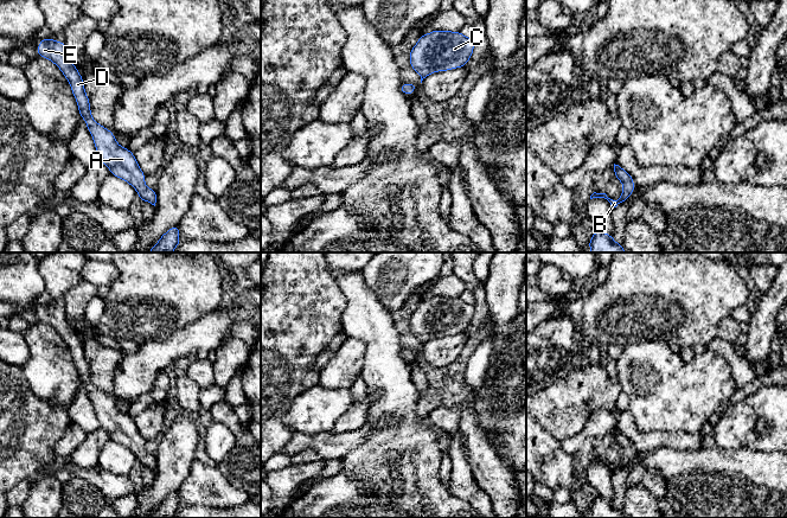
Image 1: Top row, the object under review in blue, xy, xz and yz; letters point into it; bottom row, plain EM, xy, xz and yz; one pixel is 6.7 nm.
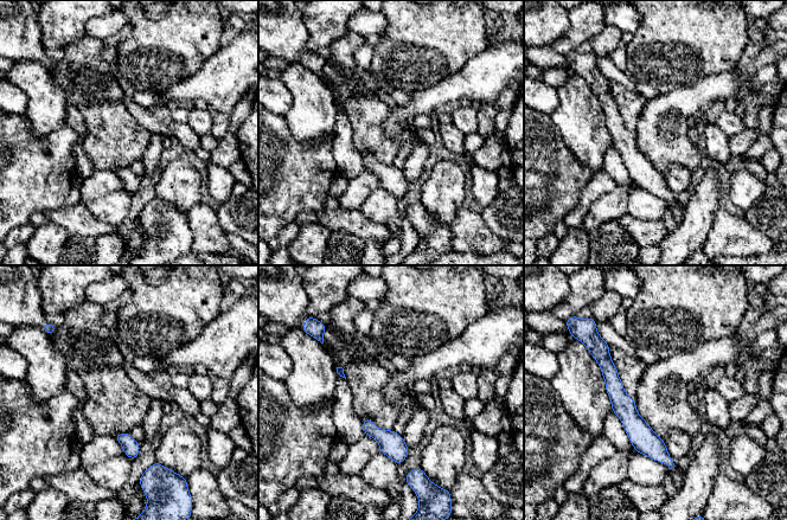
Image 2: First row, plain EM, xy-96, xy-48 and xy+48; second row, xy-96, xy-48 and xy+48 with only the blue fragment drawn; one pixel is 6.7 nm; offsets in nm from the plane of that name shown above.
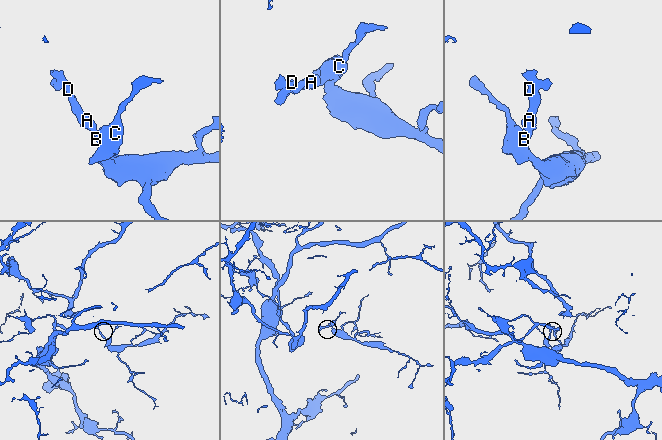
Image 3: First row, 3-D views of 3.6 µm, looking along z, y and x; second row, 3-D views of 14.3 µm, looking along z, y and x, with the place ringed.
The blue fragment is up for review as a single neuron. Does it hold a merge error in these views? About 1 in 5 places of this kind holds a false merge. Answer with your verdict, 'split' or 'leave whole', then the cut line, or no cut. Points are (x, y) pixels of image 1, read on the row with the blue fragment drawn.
leave whole | no cut

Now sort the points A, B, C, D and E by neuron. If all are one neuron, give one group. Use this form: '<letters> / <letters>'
A B C D E

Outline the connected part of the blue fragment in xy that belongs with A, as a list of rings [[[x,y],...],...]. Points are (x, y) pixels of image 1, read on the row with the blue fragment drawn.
[[[52,38],[40,39],[40,44],[36,50],[40,57],[55,63],[69,81],[78,104],[79,115],[84,119],[92,136],[100,161],[108,166],[111,175],[130,184],[139,193],[141,200],[155,206],[156,192],[146,187],[146,175],[141,171],[134,154],[128,148],[121,147],[116,142],[114,134],[92,119],[90,102],[83,85],[83,77],[68,58],[65,43],[55,41]]]

